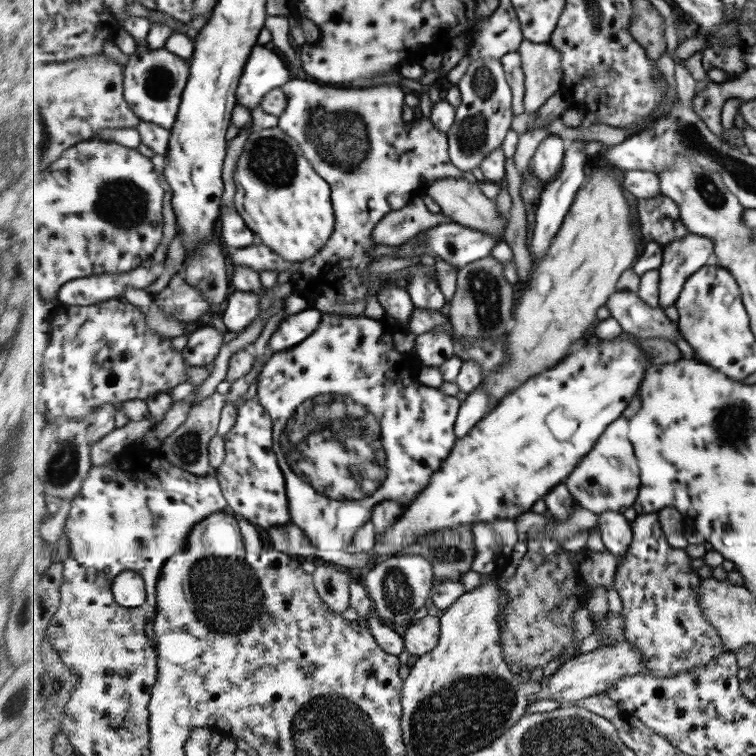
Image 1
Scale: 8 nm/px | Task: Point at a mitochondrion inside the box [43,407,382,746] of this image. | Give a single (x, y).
(189, 448)

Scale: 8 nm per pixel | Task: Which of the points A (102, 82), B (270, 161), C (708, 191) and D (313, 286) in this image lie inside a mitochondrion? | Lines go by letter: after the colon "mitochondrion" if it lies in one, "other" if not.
A: other
B: mitochondrion
C: mitochondrion
D: other

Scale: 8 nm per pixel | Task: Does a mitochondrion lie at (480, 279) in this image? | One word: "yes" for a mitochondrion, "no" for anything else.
yes

